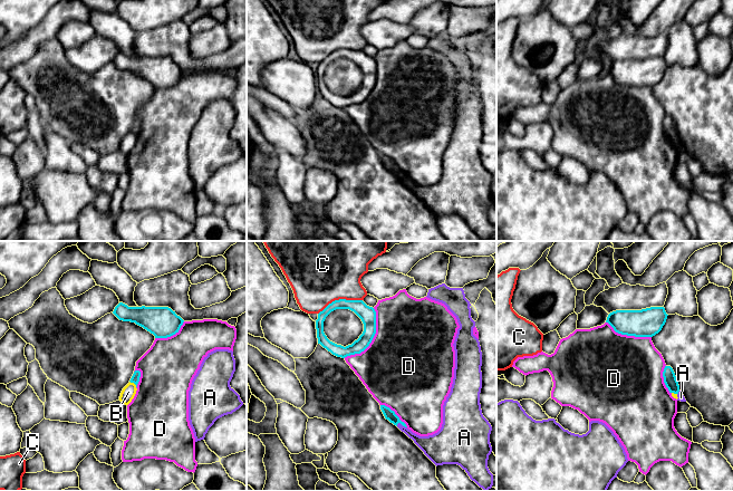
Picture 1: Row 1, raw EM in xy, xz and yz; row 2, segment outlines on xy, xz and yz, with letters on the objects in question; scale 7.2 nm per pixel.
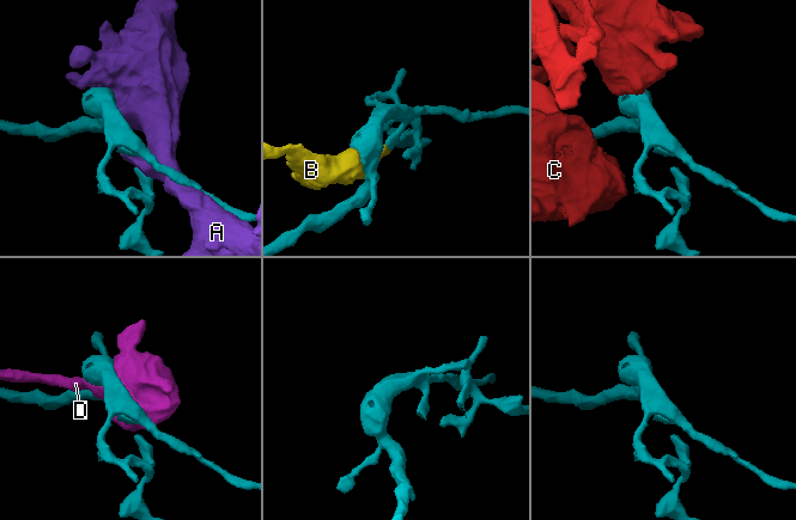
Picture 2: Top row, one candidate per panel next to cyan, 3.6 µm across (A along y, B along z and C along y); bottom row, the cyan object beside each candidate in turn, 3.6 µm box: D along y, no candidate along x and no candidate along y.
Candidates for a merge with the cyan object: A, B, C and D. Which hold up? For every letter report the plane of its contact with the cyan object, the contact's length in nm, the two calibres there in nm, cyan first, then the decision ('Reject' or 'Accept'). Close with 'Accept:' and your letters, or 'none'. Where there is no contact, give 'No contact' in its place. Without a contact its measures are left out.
A: Touches cyan in xz. Shared border 80 nm. Thickness 70 nm (cyan) against 130 nm. Reject
B: Touches cyan in xy. Shared border 70 nm. Thickness 60 nm (cyan) against 100 nm. Reject
C: Touches cyan in xz. Shared border 340 nm. Thickness 120 nm (cyan) against 500 nm. Reject
D: Touches cyan in xz. Shared border 420 nm. Thickness 120 nm (cyan) against 500 nm. Reject
Accept: none

